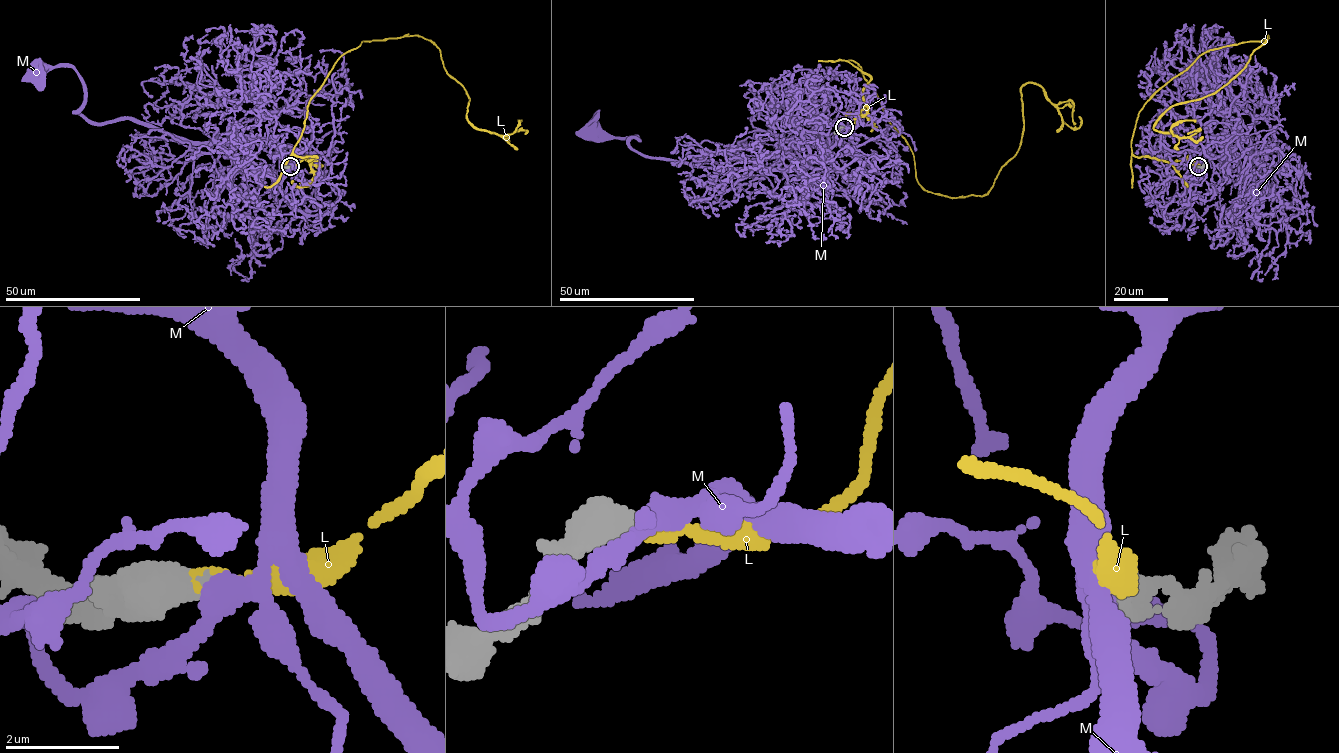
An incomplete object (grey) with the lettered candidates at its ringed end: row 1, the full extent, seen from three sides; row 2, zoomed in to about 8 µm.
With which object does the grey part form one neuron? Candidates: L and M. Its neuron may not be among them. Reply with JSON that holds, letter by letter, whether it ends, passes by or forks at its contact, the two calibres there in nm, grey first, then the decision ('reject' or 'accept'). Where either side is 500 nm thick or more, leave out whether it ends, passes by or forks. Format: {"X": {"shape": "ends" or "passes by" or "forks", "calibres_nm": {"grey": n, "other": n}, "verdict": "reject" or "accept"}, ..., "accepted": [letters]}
{"L": {"calibres_nm": {"grey": 550, "other": 240}, "verdict": "accept"}, "M": {"calibres_nm": {"grey": 500, "other": 280}, "verdict": "reject"}, "accepted": ["L"]}

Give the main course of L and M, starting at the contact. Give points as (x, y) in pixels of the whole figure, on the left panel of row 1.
L: (290, 166), (316, 157), (293, 153), (307, 106), (362, 41), (431, 40), (470, 99), (473, 125), (525, 134)
M: (290, 166), (272, 136), (187, 142), (128, 119), (90, 122), (75, 111), (84, 88), (74, 69), (35, 70)

